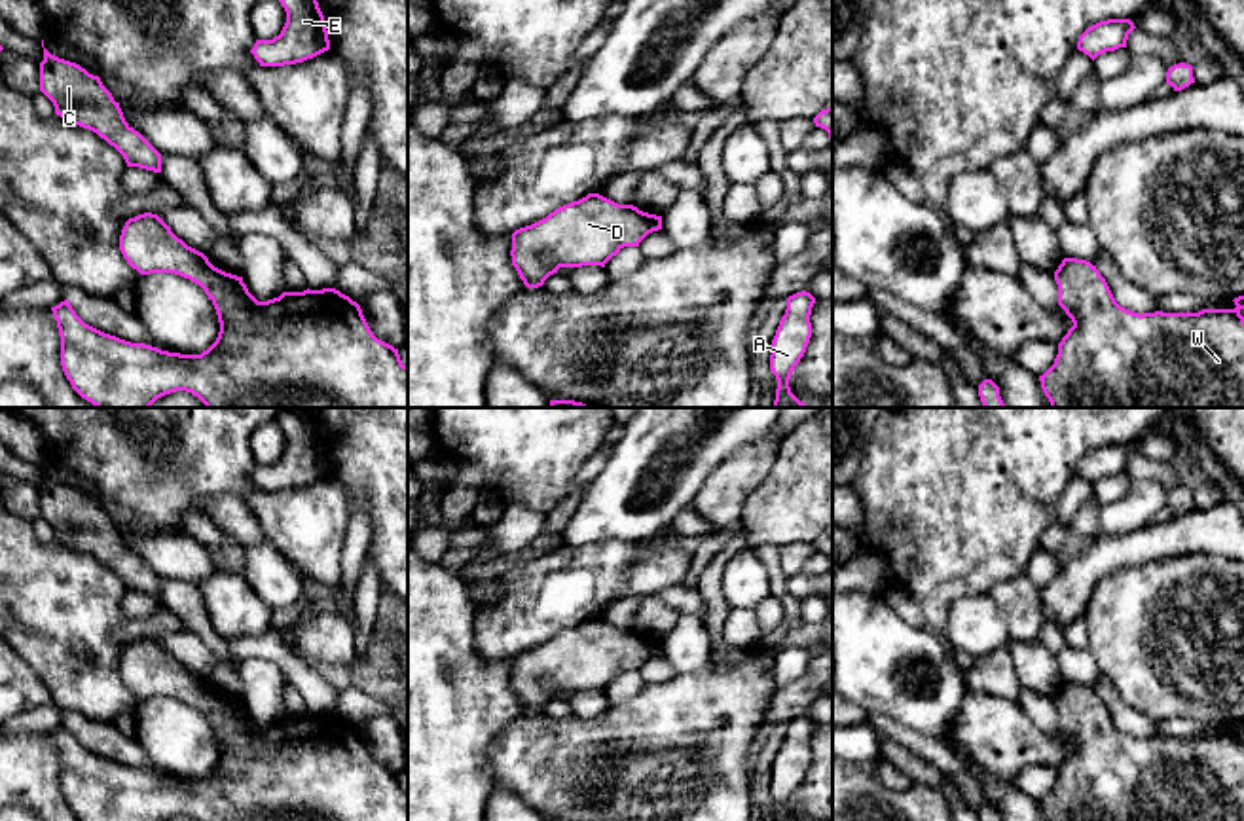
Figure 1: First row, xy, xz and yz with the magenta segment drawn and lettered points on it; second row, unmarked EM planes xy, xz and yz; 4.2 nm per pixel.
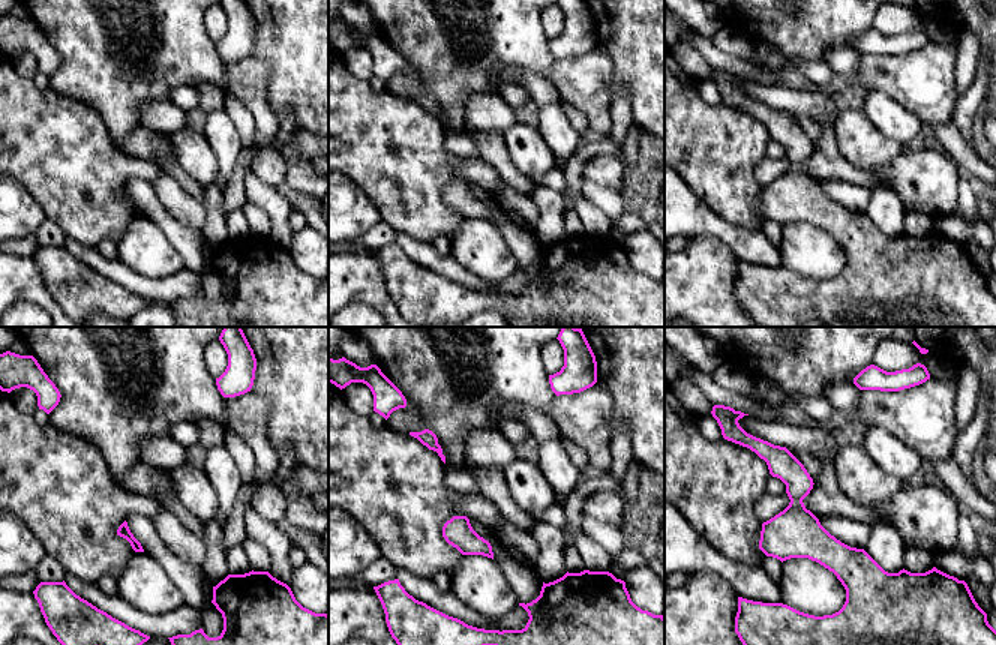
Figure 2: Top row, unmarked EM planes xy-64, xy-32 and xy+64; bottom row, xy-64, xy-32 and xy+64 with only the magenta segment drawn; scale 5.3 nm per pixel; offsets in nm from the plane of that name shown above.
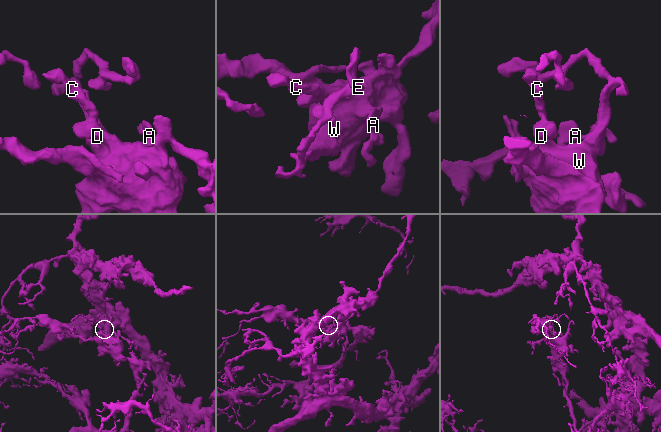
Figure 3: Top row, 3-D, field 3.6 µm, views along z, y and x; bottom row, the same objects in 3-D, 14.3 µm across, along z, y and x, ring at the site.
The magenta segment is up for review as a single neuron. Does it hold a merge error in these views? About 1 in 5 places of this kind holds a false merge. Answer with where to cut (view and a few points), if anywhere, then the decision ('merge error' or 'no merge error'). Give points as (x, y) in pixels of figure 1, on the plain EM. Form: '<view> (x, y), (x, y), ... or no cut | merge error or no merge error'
no cut | no merge error

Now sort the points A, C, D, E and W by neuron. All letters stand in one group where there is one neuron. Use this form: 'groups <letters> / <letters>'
groups A C D E W

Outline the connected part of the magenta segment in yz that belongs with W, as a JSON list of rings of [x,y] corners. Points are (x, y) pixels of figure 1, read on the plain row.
[[[1064,683],[1054,696],[1058,730],[1073,751],[1058,768],[1054,789],[1039,800],[1045,821],[1244,821],[1244,721],[1235,734],[1198,738],[1134,738],[1121,732],[1096,690]]]

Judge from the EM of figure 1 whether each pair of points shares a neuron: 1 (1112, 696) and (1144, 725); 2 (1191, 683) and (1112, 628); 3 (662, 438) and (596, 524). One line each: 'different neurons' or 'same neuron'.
1: same neuron
2: same neuron
3: same neuron

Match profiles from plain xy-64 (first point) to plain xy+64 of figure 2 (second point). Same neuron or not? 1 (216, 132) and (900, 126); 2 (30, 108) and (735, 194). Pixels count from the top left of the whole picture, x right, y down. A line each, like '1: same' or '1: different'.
1: same
2: same

